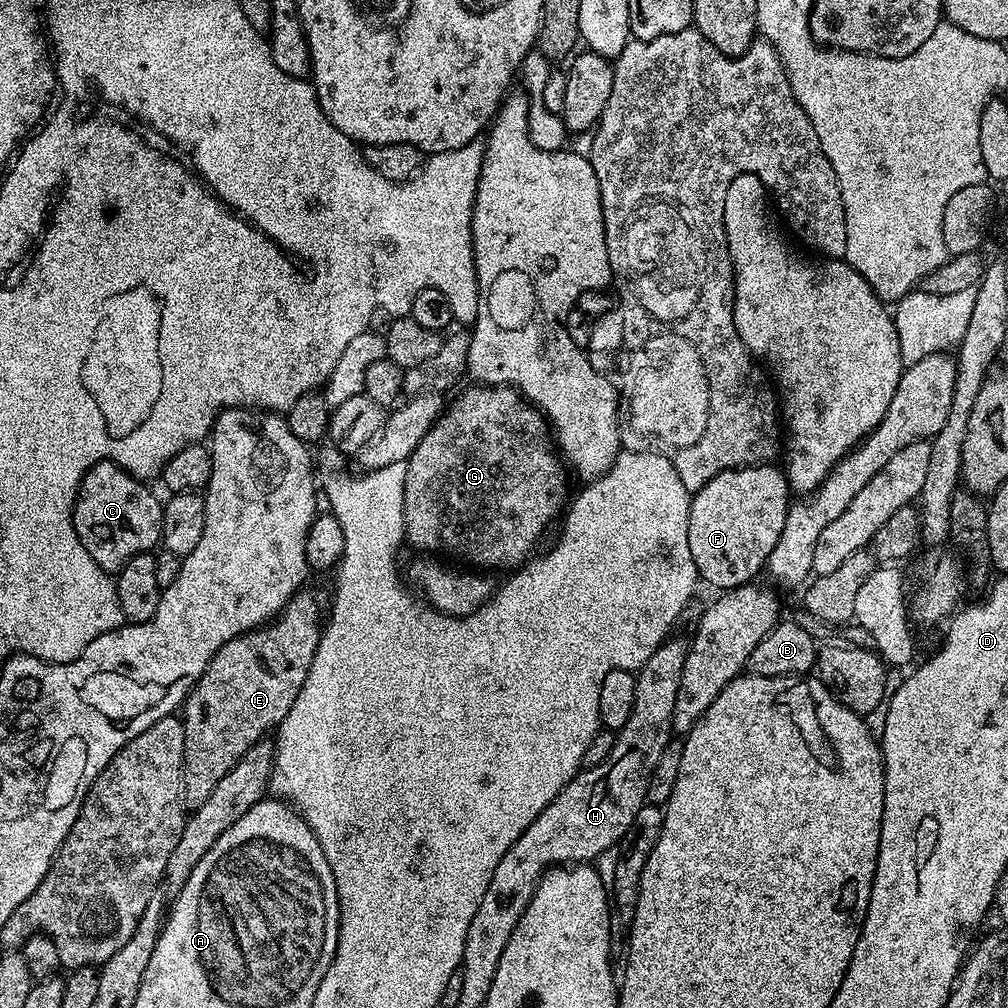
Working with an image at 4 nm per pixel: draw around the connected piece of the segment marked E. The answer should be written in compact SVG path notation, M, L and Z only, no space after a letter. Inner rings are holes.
M301 590L293 596L275 620L236 636L226 642L214 654L214 658L206 666L206 670L198 678L196 685L188 692L188 697L182 705L182 719L186 746L184 747L184 802L189 809L194 810L210 798L214 786L260 740L265 739L286 718L295 696L303 688L310 664L318 648L322 619L320 620L320 604L316 596L309 590Z

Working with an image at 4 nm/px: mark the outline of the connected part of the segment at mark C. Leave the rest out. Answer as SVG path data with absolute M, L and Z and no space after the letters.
M110 460L98 462L82 478L76 504L72 507L74 530L82 546L86 546L86 554L90 554L90 558L94 558L94 562L98 562L98 566L102 566L109 574L119 572L122 565L134 558L134 554L153 551L161 543L162 500L148 488L151 487L145 481L136 479L125 468L119 468Z

